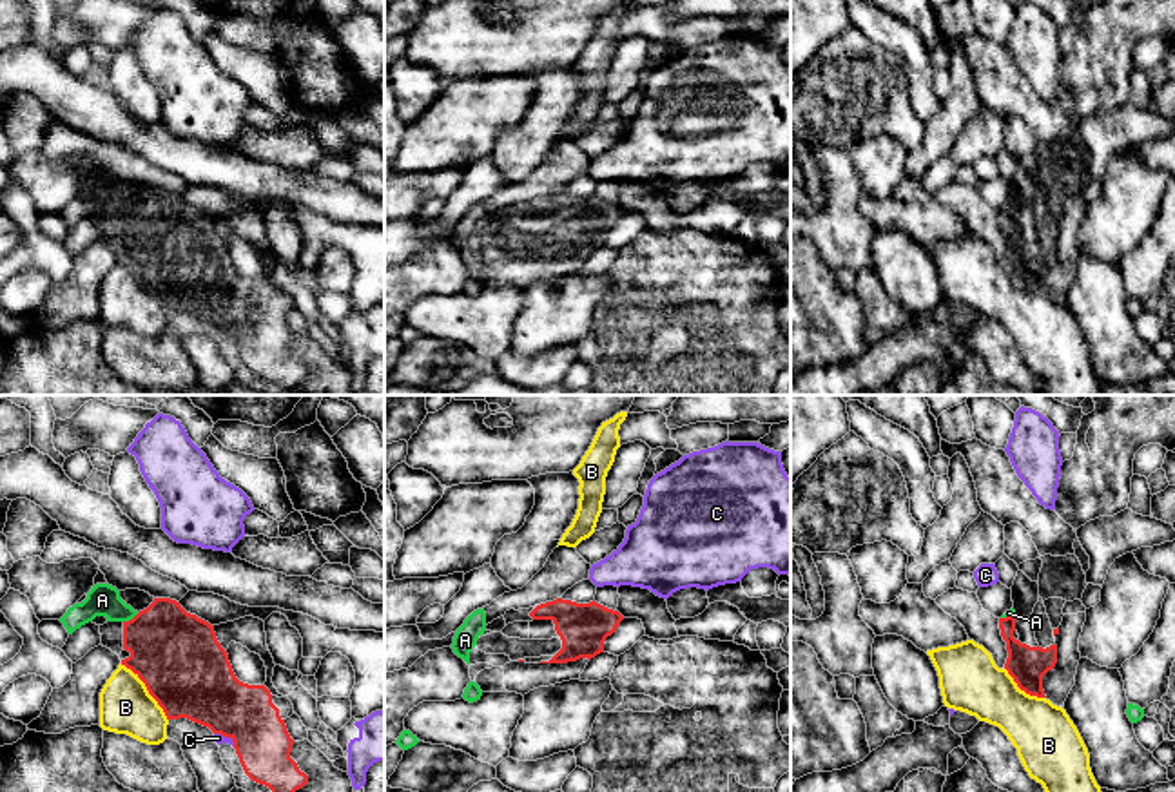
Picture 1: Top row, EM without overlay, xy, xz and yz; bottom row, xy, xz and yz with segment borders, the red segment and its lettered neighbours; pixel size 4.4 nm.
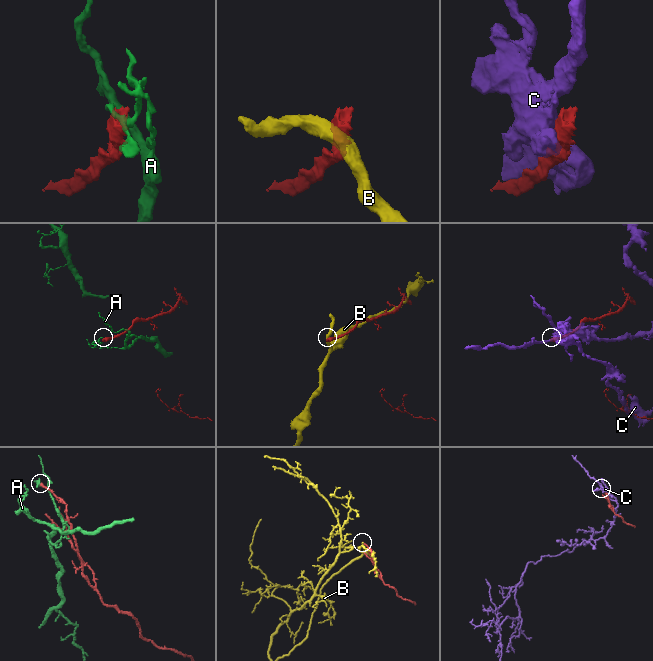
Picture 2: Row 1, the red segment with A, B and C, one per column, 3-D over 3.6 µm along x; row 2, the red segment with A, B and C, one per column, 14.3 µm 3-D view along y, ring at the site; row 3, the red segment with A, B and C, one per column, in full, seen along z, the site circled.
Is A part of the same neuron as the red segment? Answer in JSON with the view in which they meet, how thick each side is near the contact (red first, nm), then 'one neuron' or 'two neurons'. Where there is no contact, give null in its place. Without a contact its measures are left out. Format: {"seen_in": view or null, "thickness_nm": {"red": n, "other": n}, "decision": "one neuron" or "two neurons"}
{"seen_in": "xy", "thickness_nm": {"red": 380, "other": 140}, "decision": "two neurons"}

